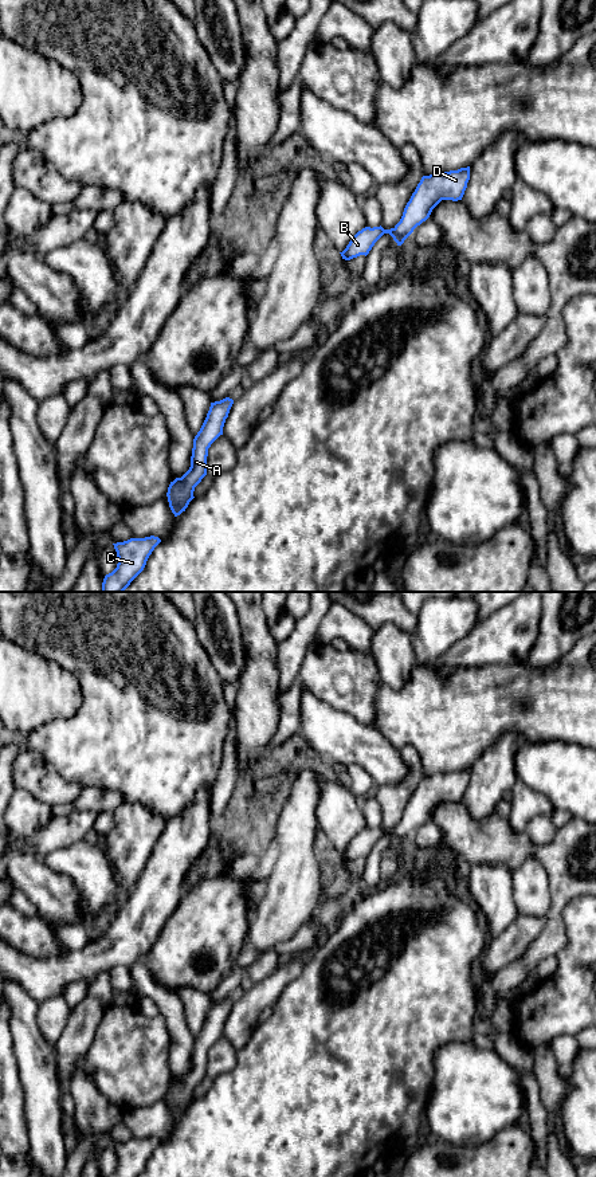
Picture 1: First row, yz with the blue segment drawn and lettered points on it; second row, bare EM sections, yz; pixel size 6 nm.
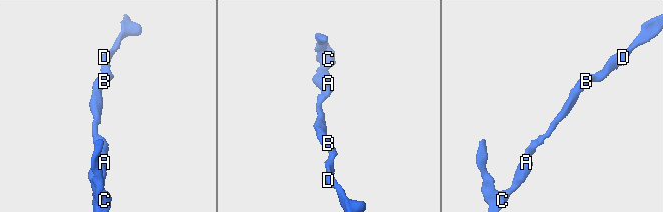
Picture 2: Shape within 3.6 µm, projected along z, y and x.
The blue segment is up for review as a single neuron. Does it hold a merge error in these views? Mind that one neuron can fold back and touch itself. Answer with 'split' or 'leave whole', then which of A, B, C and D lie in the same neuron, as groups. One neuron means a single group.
leave whole | A B C D

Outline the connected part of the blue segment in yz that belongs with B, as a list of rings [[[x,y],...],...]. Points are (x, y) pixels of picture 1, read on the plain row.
[[[470,768],[423,777],[407,804],[400,823],[391,831],[384,831],[381,827],[362,829],[352,839],[346,850],[340,854],[342,860],[350,862],[360,856],[366,858],[384,835],[389,835],[397,847],[401,847],[413,831],[430,819],[432,811],[442,801],[462,801],[468,781]]]

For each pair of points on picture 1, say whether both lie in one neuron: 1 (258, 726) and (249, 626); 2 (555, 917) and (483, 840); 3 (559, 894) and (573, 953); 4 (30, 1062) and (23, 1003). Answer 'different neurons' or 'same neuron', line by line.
1: same neuron
2: same neuron
3: different neurons
4: same neuron

